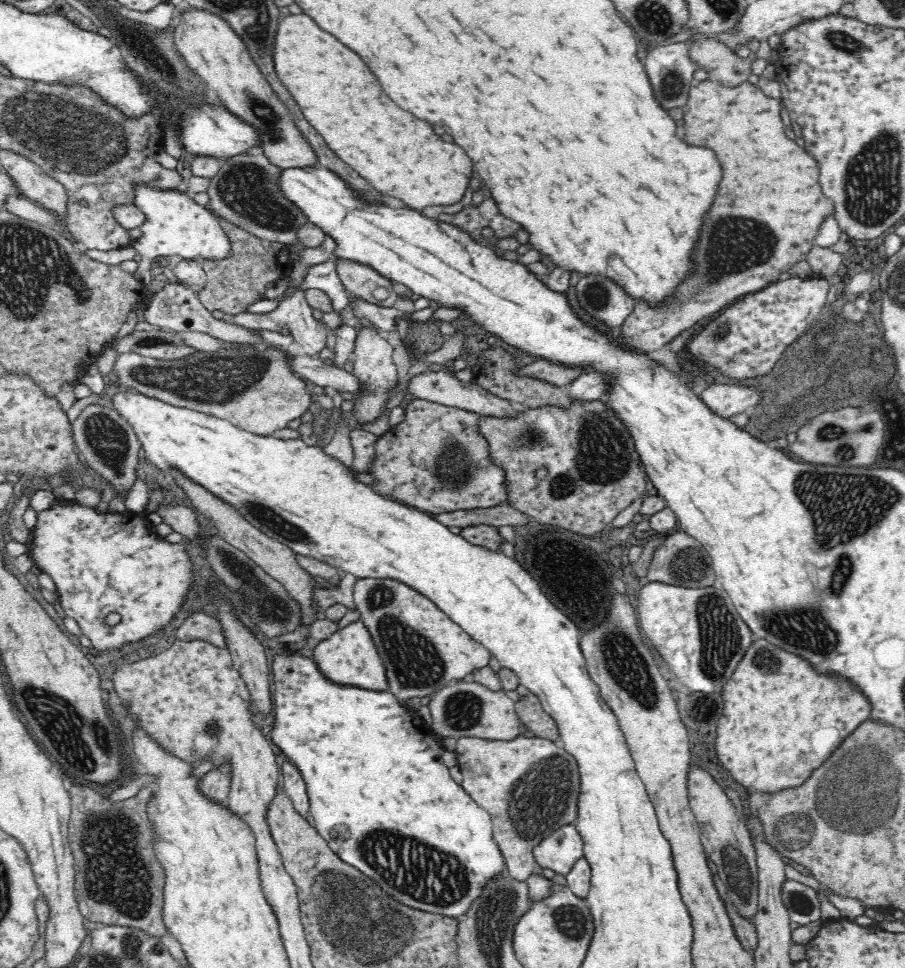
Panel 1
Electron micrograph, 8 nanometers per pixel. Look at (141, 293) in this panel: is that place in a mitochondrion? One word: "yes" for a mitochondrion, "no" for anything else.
no

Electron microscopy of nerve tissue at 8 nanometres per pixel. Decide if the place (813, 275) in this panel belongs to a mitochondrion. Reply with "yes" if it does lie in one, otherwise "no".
no

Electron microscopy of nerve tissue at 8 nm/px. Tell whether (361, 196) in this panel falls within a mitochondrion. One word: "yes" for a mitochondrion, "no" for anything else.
no

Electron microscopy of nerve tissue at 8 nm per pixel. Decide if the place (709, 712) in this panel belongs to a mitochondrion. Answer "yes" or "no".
no

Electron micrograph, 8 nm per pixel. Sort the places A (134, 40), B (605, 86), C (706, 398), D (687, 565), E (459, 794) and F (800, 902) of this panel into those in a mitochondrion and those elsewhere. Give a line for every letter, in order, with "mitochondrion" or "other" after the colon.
A: other
B: other
C: other
D: mitochondrion
E: other
F: mitochondrion

